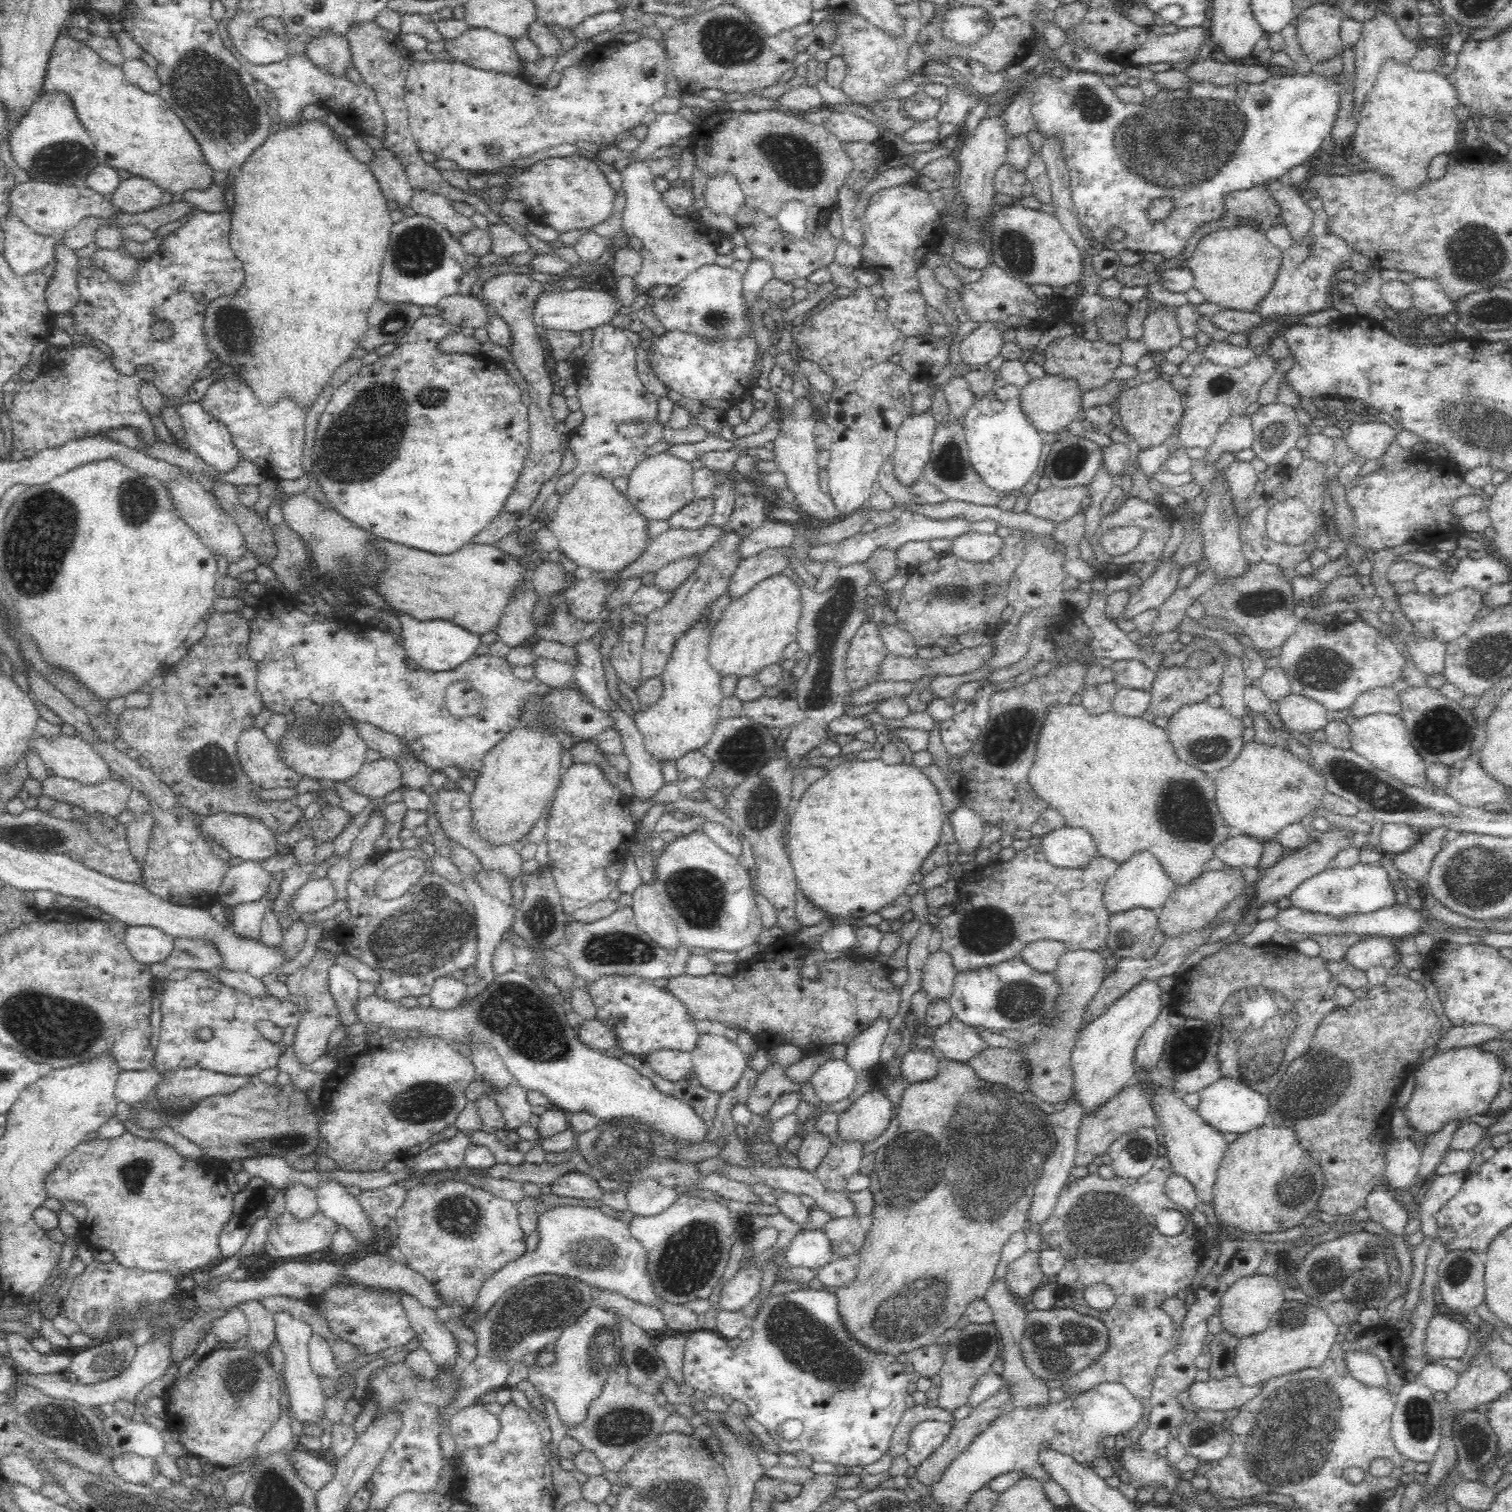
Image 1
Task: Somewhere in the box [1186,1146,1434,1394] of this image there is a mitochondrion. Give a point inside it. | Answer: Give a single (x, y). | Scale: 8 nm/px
(1291, 1191)

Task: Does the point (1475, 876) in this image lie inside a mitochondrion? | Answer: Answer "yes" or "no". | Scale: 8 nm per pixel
yes

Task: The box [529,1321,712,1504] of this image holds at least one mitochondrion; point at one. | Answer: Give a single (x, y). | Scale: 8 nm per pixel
(627, 1426)

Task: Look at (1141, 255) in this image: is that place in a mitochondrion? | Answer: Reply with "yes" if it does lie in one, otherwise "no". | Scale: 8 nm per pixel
no

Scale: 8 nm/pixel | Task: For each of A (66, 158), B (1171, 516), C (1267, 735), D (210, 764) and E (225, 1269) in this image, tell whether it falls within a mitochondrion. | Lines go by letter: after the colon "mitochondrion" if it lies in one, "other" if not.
A: mitochondrion
B: other
C: other
D: mitochondrion
E: other

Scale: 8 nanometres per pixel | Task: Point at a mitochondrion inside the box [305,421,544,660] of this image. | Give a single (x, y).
(347, 566)

